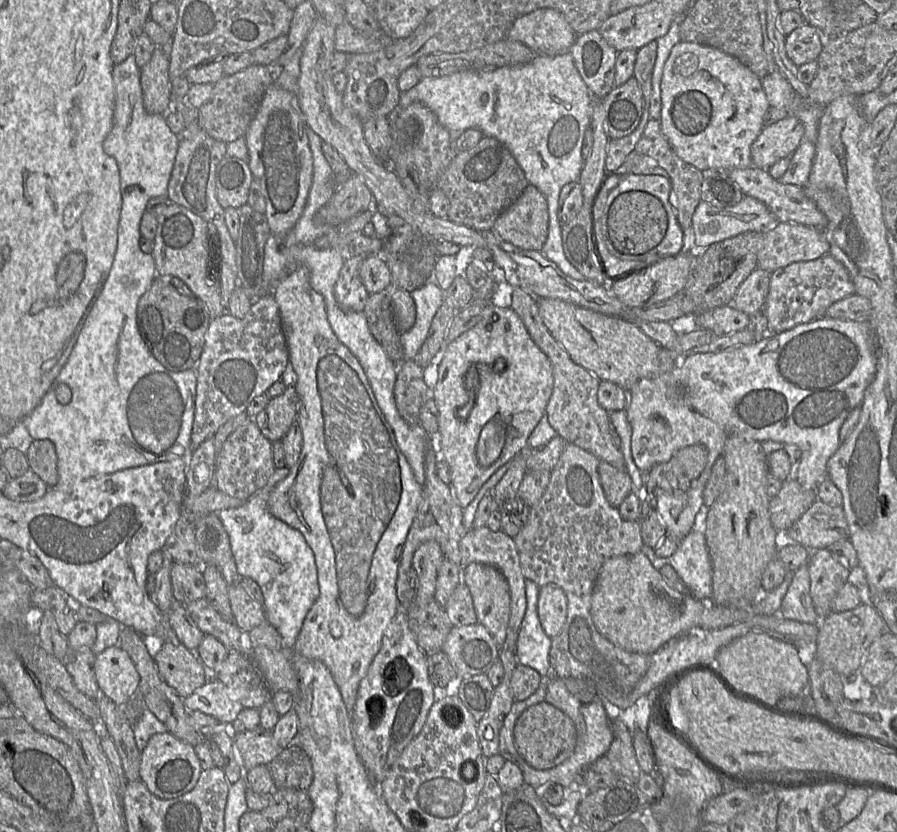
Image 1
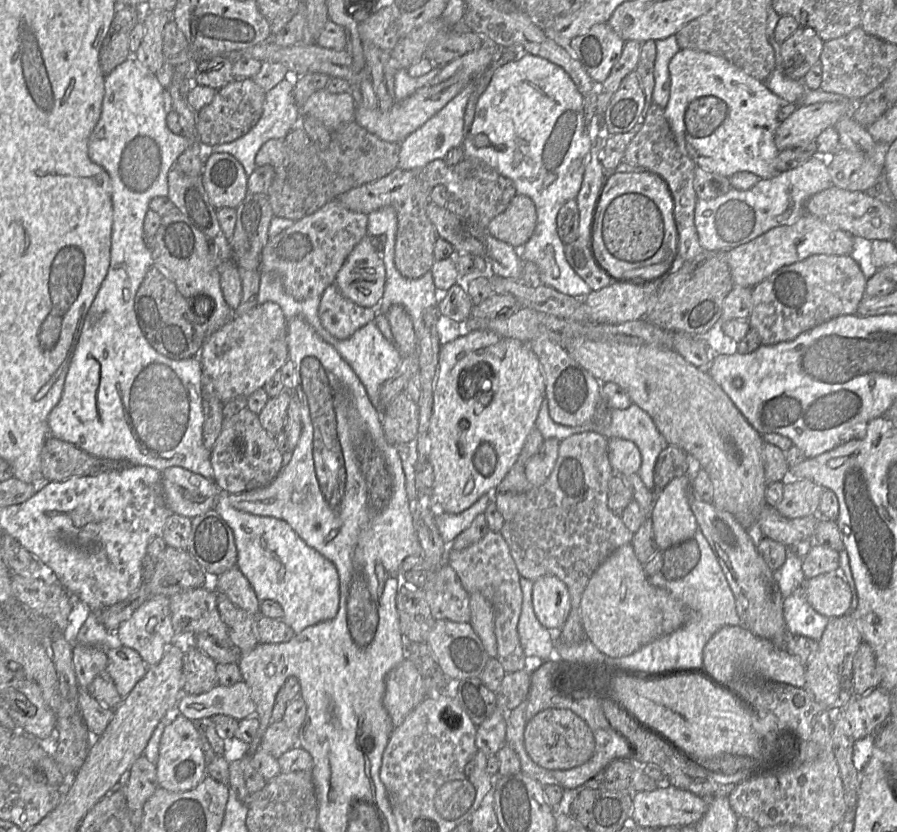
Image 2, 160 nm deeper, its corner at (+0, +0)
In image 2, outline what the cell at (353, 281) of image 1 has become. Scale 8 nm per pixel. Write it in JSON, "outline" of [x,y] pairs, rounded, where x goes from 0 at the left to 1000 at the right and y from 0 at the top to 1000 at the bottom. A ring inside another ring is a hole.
{"outline":[[[371,340],[358,355],[355,379],[359,392],[370,404],[384,409],[417,386],[419,371],[396,365],[384,357]]]}

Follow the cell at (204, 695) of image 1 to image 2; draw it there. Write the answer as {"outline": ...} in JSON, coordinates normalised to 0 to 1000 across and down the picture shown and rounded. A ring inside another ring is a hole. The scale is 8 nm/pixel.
{"outline":[[[271,819],[258,825],[242,822],[220,835],[203,834],[196,853],[216,868],[229,868],[240,859],[252,859],[268,867],[285,857],[279,828]]]}

